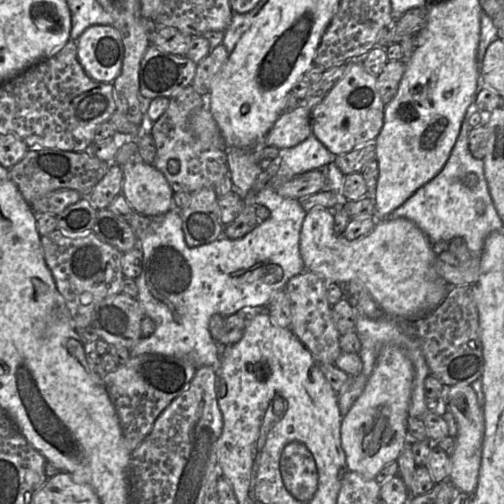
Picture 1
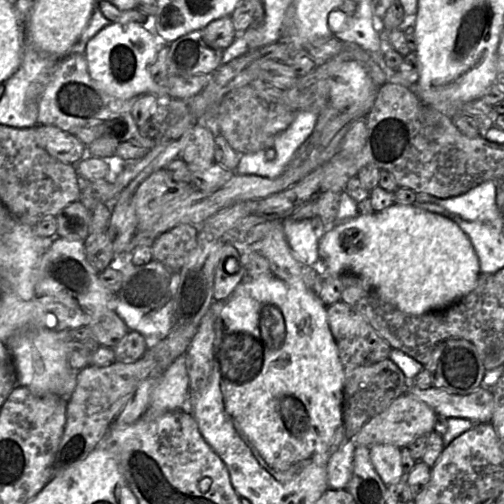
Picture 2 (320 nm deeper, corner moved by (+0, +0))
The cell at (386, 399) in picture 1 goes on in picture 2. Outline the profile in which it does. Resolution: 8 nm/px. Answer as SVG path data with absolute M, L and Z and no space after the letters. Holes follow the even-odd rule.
M375 444L369 447L371 462L386 486L404 477L400 449L391 444Z

